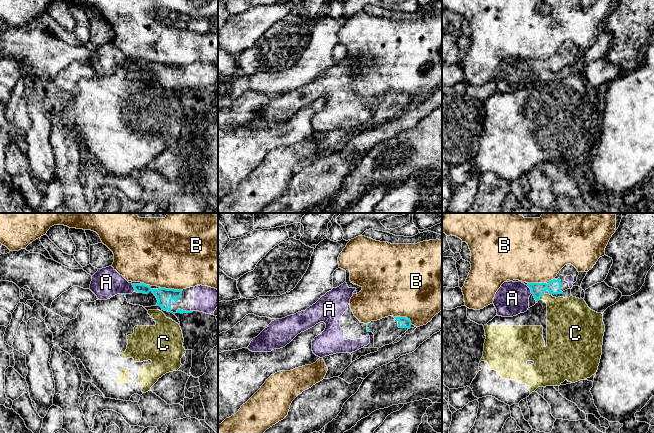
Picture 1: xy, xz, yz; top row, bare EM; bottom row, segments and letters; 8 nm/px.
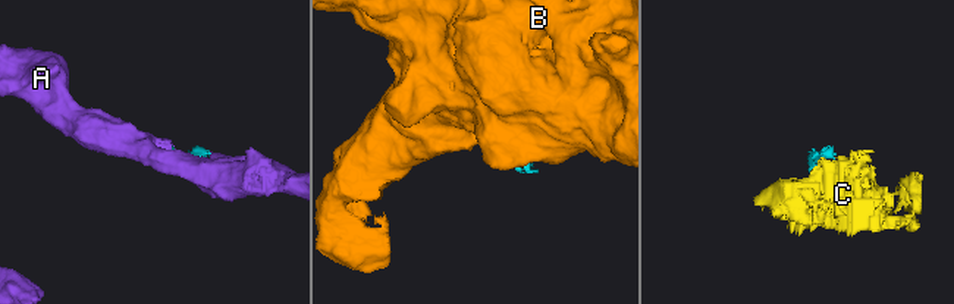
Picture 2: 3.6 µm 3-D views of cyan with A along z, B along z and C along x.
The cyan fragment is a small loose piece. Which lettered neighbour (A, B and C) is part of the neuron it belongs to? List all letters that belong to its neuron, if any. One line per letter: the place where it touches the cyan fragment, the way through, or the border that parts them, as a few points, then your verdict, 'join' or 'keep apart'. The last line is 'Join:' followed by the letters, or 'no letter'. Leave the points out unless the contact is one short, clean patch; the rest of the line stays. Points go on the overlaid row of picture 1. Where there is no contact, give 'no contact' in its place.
A: meets cyan in xy at (137, 291); join
B: meets cyan in xy at (171, 289); keep apart
C: meets cyan in yz at (541, 295); border along yz (544, 293), (538, 299); keep apart
Join: A

